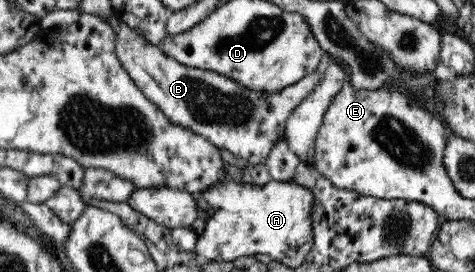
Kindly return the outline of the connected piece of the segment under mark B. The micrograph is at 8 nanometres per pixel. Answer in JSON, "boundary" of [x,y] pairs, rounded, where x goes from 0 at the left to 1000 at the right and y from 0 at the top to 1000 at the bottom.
{"boundary":[[[244,59],[227,85],[242,110],[248,217],[303,353],[331,382],[366,456],[406,478],[451,537],[474,544],[497,581],[522,588],[526,607],[558,603],[573,544],[594,515],[613,412],[674,301],[678,257],[705,228],[695,199],[684,195],[669,257],[640,279],[632,301],[583,342],[539,342],[455,265],[394,250],[352,213],[337,173],[314,158],[291,110],[274,103]]]}

